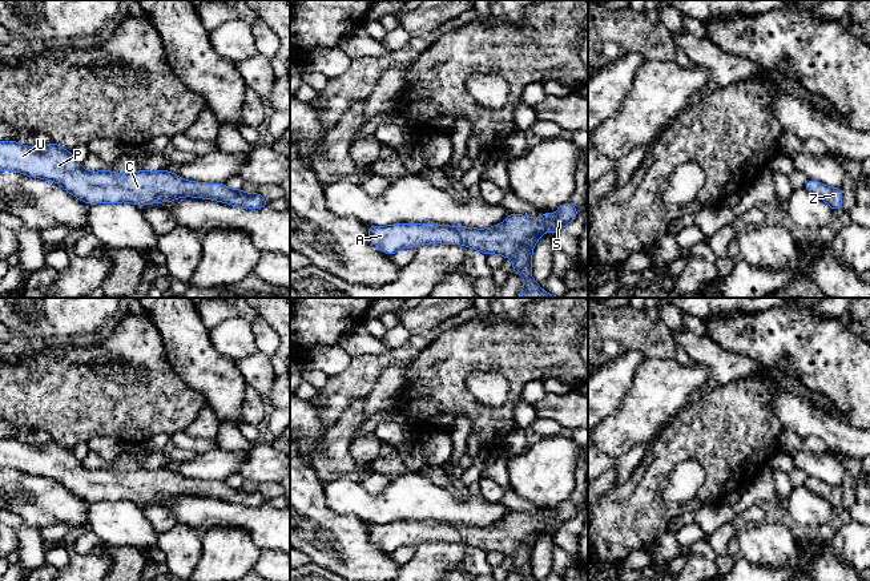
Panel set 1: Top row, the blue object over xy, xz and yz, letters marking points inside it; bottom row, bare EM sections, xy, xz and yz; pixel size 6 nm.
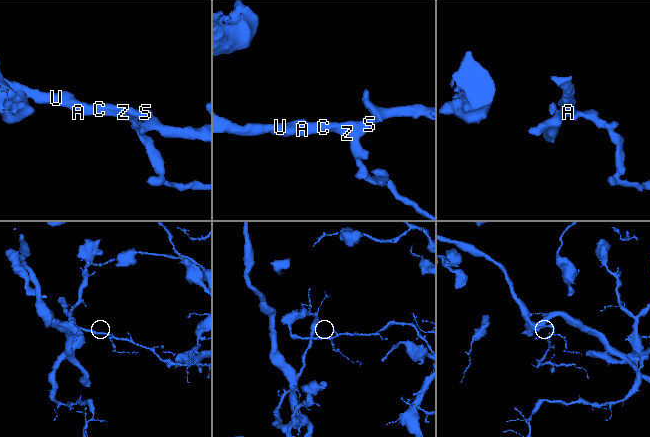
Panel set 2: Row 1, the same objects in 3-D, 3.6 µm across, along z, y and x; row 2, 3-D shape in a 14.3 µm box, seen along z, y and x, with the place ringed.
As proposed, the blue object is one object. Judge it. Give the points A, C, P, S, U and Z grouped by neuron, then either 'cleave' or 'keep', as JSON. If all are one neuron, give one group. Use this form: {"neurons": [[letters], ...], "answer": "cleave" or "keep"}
{"neurons": [["A", "C", "P", "S", "U", "Z"]], "answer": "keep"}

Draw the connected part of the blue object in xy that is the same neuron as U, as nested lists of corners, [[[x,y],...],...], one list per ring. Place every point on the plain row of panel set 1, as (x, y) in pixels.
[[[13,437],[0,440],[0,468],[53,479],[88,503],[130,500],[141,504],[181,495],[209,496],[246,507],[270,503],[258,489],[247,492],[241,487],[229,487],[225,481],[190,480],[166,467],[140,467],[133,472],[88,469],[72,451],[55,440],[47,445],[25,444]]]

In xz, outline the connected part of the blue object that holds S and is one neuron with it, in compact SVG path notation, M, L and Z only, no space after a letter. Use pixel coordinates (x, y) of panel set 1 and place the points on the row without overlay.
M567 500L559 505L556 512L545 509L541 516L533 516L520 512L509 512L503 521L491 526L474 526L462 524L446 524L432 521L396 521L388 524L367 524L370 538L390 554L404 545L416 545L426 541L444 542L466 542L470 546L482 549L483 552L500 552L504 556L513 557L511 570L521 572L524 581L536 581L531 573L532 548L541 533L551 528L553 533L577 515L575 503Z

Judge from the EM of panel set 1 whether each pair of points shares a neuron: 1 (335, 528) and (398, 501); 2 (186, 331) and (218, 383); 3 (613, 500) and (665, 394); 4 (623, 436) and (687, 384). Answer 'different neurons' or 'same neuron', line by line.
1: different neurons
2: same neuron
3: different neurons
4: same neuron

